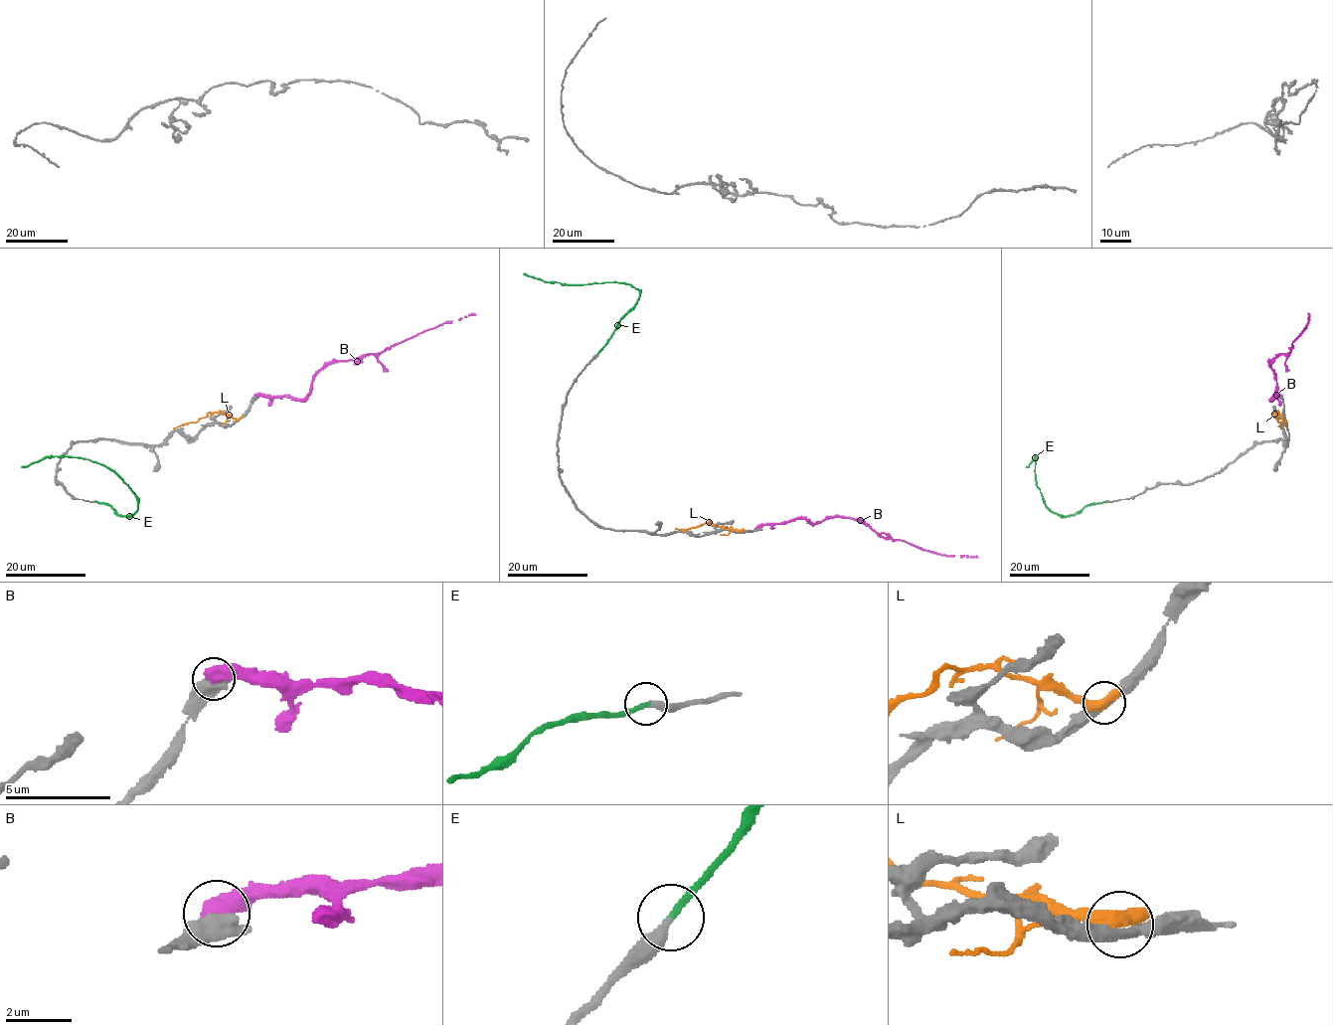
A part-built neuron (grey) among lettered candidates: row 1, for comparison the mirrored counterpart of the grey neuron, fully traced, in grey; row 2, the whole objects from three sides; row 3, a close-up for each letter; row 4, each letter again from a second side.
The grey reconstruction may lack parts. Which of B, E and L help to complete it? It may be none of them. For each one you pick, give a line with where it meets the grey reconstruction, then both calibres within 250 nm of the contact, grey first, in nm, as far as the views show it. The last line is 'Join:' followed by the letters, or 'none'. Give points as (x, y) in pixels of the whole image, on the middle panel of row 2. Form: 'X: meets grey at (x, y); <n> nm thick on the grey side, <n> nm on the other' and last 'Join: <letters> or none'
E: meets grey at (598, 353); 300 nm thick on the grey side, 240 nm on the other
Join: E

